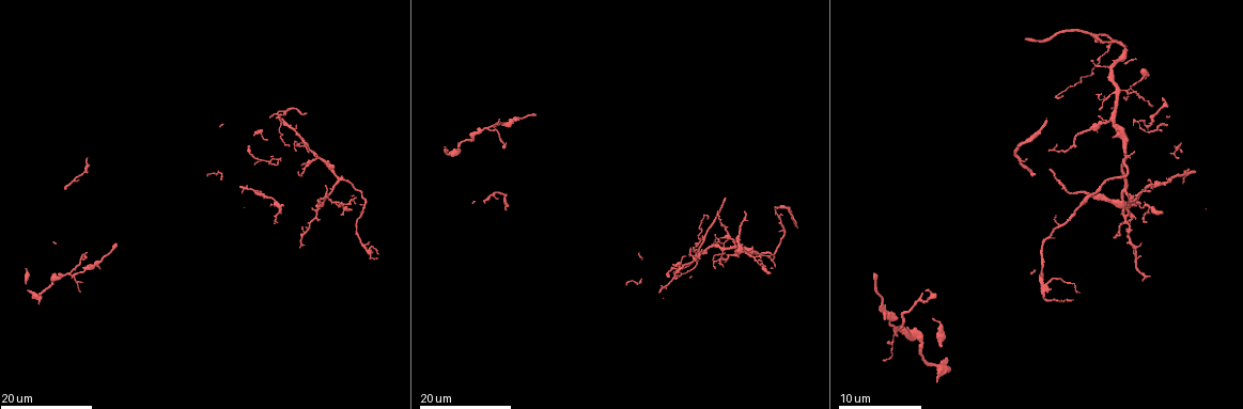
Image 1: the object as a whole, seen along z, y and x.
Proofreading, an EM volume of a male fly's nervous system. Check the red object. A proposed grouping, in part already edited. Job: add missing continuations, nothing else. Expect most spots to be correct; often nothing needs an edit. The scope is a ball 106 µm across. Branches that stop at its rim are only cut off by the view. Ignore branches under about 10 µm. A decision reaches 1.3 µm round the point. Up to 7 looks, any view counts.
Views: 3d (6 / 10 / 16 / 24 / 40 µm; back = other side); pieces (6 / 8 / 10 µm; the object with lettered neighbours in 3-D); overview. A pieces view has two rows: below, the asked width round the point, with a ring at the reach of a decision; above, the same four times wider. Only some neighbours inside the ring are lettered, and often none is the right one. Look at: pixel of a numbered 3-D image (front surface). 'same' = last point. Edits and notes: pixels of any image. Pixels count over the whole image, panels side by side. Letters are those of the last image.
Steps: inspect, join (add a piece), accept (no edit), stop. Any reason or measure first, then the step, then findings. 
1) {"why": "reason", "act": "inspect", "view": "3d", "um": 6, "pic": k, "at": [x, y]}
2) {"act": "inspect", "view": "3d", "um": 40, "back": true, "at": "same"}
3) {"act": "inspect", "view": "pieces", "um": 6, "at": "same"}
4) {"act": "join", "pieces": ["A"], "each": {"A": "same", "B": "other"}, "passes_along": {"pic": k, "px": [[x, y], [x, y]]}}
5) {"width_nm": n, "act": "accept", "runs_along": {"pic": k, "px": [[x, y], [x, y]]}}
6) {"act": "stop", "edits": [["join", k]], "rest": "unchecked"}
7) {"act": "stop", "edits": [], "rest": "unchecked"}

{"why": "free end", "act": "inspect", "view": "3d", "um": 16, "pic": 1, "at": [1053, 170]}

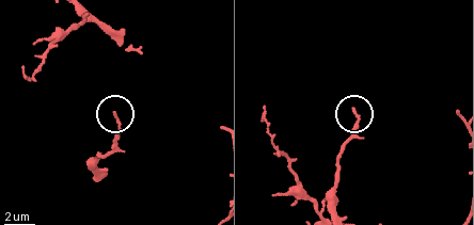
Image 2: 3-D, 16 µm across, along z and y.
{"act": "inspect", "view": "pieces", "um": 8, "pic": 2, "at": [116, 113]}

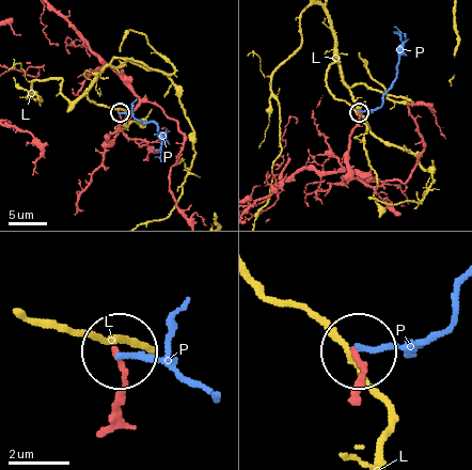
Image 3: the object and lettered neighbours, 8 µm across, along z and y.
{"act": "accept", "each": {"L": "other", "P": "other"}, "runs_along": {"pic": 3, "px": [[321, 188], [347, 176], [358, 112]]}, "found": "no lettered piece goes on from it"}

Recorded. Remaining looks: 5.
{"why": "free end", "act": "inspect", "view": "3d", "um": 16, "pic": 1, "at": [306, 113]}

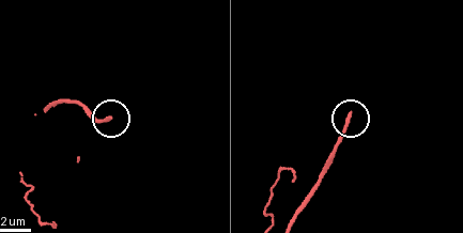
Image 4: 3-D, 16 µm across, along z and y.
{"act": "inspect", "view": "pieces", "um": 6, "pic": 4, "at": [349, 114]}

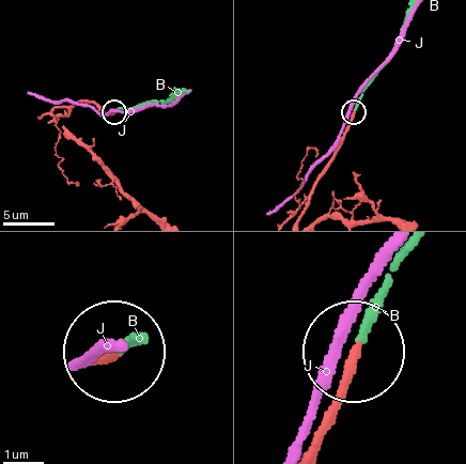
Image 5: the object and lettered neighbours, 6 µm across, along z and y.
{"act": "join", "pieces": ["B"], "each": {"B": "same", "J": "other"}, "found": "it goes on there"}

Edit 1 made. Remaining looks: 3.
{"act": "inspect", "view": "overview"}

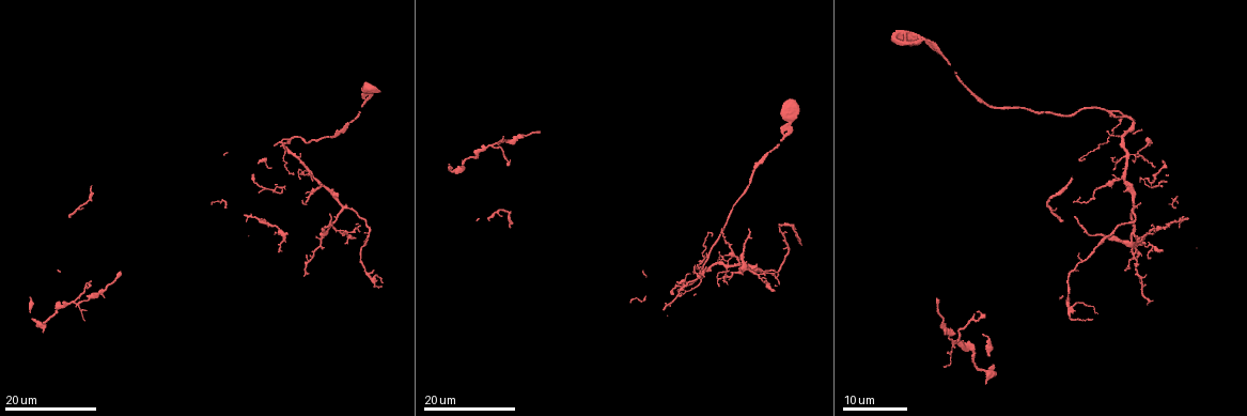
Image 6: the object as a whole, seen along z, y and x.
{"why": "tapers out", "act": "inspect", "view": "3d", "um": 24, "pic": 6, "at": [307, 272]}

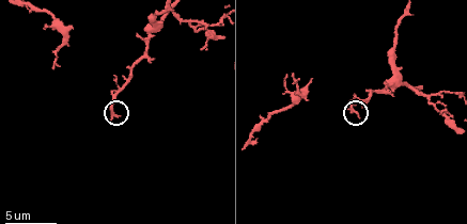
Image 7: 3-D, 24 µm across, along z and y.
{"why": "see the neighbours", "act": "inspect", "view": "pieces", "um": 8, "pic": 7, "at": [359, 116]}

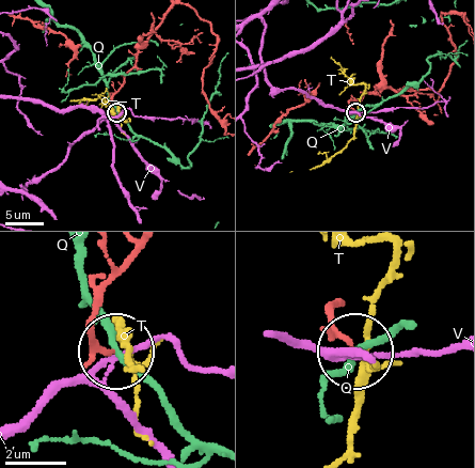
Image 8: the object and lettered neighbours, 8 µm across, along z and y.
{"act": "accept", "each": {"Q": "other", "T": "other", "V": "other"}, "found": "none of them fits"}

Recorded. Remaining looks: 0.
{"act": "stop", "edits": [["join", 5]], "rest": "unchecked"}

